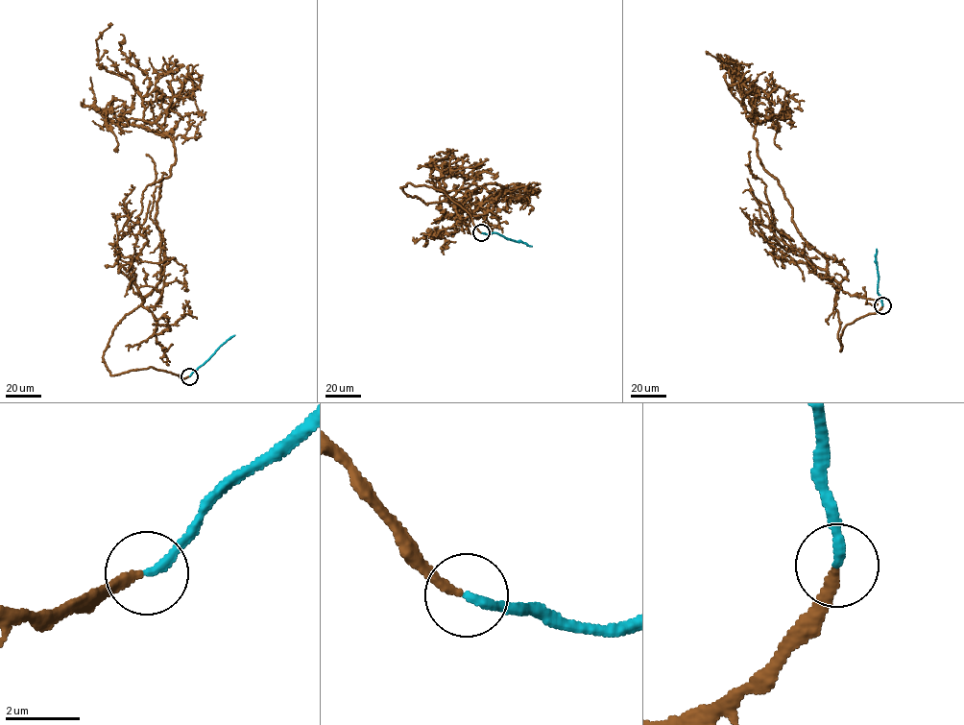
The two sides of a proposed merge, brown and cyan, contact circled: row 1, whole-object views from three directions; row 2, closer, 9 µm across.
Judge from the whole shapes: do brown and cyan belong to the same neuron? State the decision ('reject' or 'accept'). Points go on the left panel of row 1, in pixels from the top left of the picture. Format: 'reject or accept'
accept

